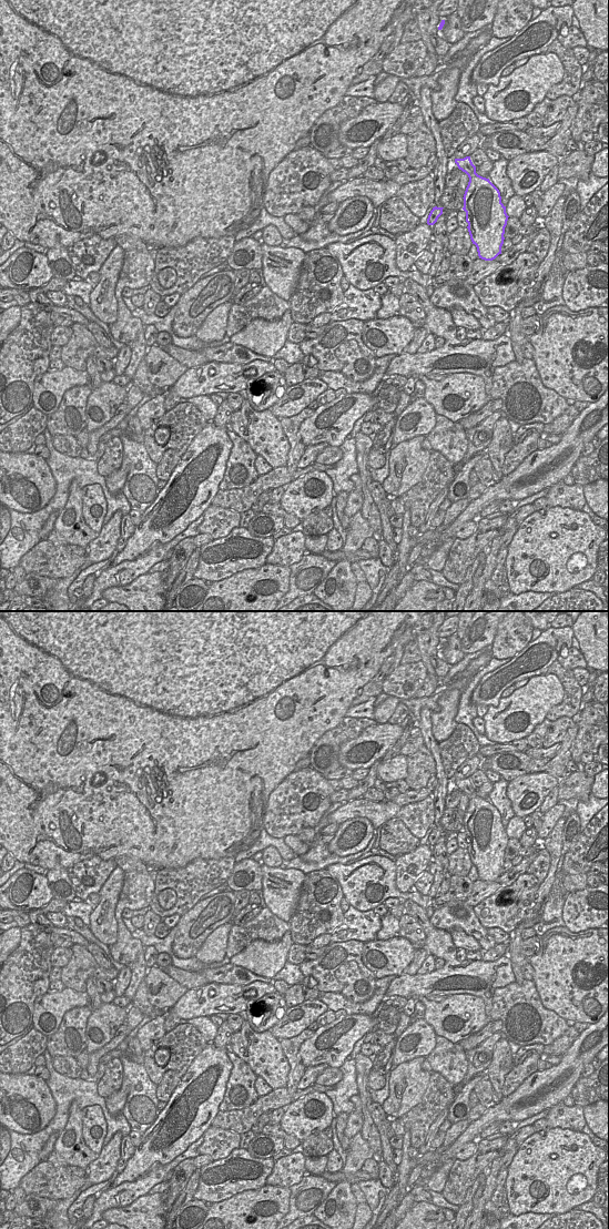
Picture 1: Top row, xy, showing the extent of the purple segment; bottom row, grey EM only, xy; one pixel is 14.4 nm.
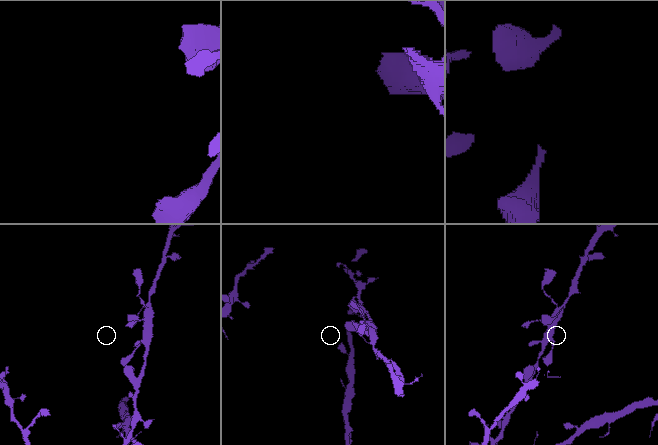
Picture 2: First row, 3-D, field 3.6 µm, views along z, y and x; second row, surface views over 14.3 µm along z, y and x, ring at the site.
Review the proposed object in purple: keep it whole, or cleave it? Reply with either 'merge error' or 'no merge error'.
no merge error

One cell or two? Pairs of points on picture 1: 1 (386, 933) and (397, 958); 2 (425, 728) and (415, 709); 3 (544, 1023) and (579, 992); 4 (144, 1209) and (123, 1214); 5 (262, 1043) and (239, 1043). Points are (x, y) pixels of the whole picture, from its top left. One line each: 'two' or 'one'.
1: two
2: two
3: two
4: one
5: one

